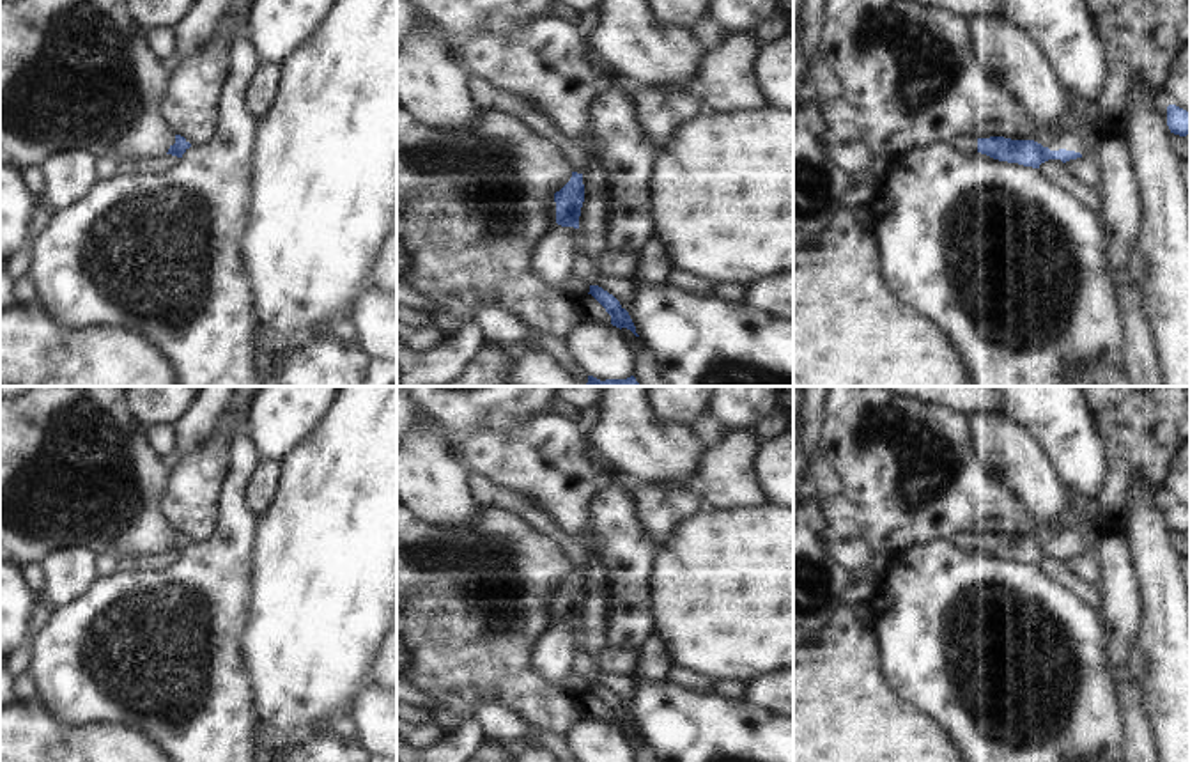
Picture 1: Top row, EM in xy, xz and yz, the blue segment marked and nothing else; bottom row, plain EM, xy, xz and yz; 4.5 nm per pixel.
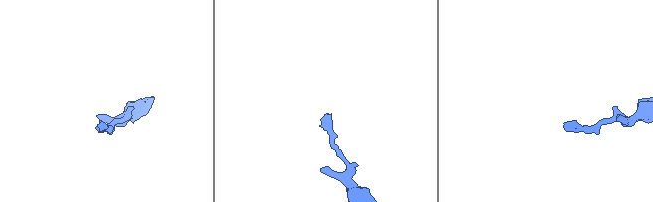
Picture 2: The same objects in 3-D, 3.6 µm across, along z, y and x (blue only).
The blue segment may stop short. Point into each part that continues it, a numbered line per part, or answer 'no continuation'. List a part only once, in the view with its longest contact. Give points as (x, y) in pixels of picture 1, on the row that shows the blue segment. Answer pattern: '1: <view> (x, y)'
1: yz (965, 144)

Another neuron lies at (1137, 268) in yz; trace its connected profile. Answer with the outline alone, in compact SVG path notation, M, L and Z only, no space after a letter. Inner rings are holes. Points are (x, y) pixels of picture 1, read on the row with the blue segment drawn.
M1139 243L1130 248L1128 273L1130 273L1130 280L1133 280L1137 284L1140 284L1148 276L1148 266L1146 266L1144 252L1139 246Z

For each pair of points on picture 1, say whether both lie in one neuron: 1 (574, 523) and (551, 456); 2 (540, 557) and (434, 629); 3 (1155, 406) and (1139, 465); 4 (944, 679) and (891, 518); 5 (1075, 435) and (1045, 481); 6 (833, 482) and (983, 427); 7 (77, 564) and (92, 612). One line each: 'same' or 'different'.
1: same
2: same
3: same
4: different
5: different
6: different
7: different

